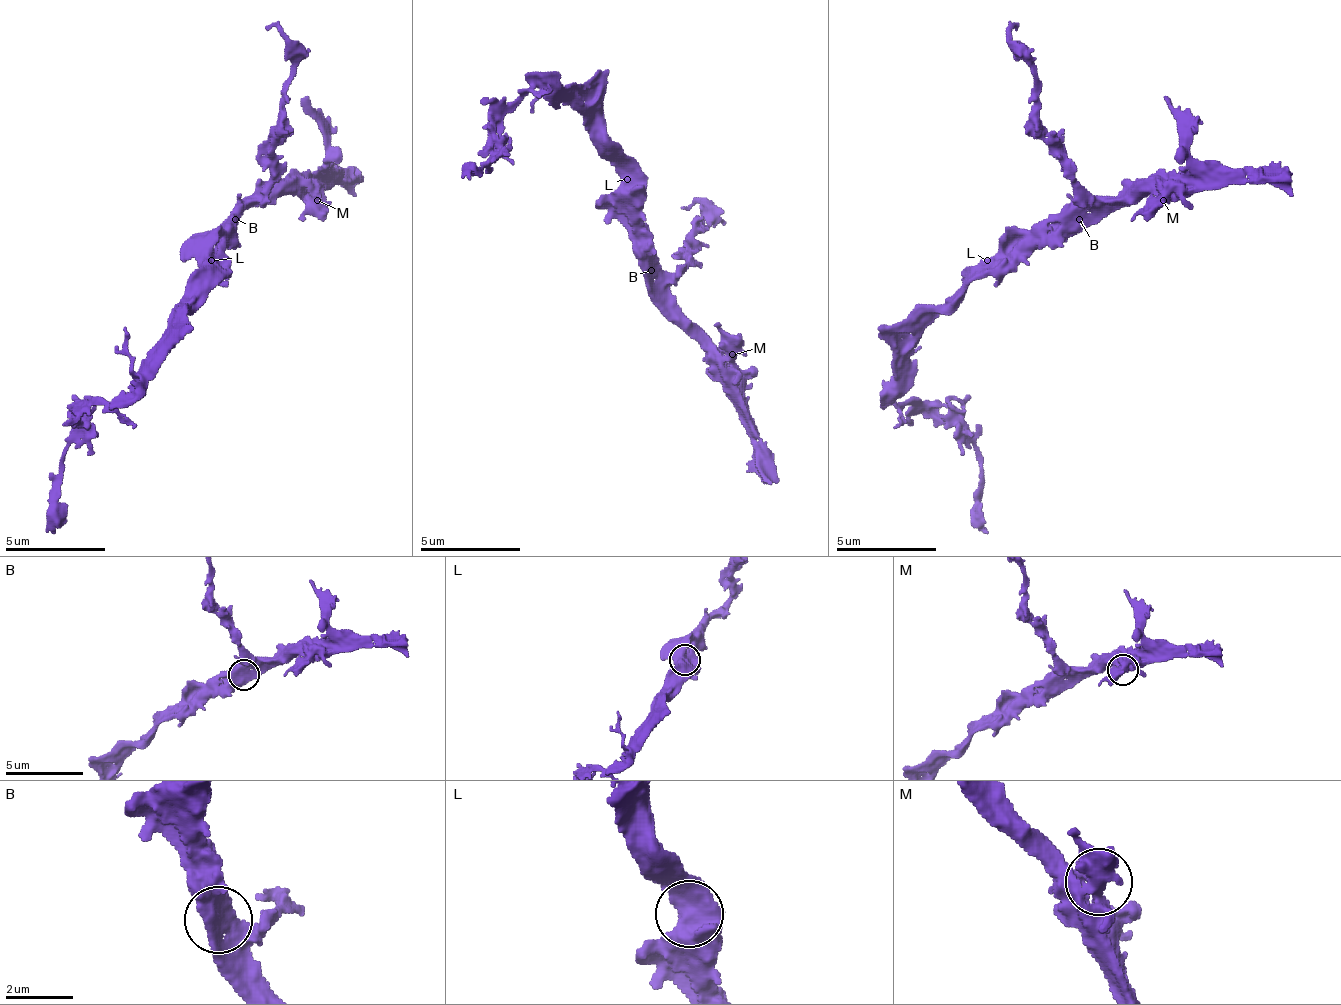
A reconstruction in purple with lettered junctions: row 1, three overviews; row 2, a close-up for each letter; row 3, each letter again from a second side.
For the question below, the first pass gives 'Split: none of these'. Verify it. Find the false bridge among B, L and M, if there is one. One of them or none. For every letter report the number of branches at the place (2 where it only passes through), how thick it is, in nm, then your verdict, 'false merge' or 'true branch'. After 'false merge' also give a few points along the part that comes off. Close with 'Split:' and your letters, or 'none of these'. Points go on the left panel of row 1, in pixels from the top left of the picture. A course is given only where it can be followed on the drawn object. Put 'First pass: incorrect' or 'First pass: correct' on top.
First pass: correct
B: 3 | 500 nm | true branch
L: 3 | 480 nm | true branch
M: 3 | 480 nm | true branch
Split: none of these

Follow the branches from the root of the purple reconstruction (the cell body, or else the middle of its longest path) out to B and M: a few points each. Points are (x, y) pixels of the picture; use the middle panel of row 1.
B: (627, 169), (632, 174), (632, 249), (652, 269)
M: (627, 169), (632, 174), (632, 249), (667, 284), (667, 304), (707, 344), (722, 344), (732, 354)

